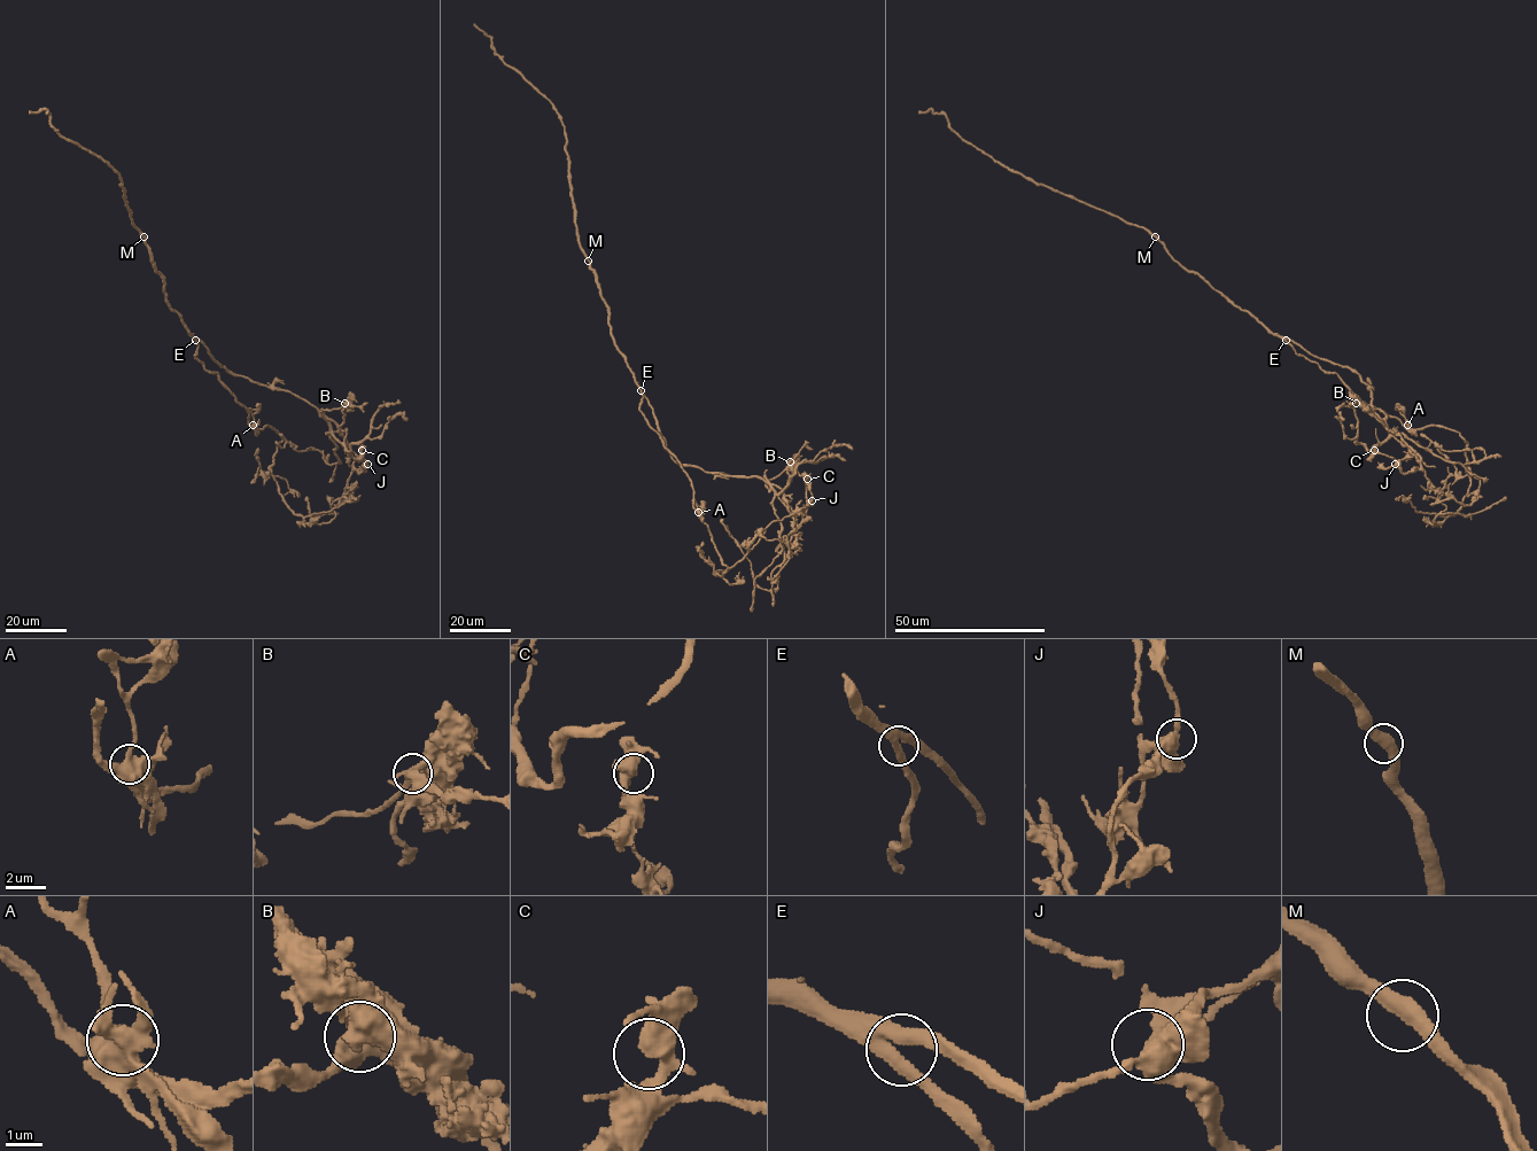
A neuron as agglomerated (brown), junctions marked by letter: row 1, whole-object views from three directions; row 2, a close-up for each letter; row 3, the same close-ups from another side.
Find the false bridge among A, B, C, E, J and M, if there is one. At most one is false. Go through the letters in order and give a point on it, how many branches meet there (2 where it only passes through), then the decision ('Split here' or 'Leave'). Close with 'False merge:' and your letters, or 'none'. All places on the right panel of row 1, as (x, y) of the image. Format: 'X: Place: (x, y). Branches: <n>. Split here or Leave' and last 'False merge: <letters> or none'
A: Place: (1407, 425). Branches: 3. Leave
B: Place: (1356, 403). Branches: 3. Split here
C: Place: (1374, 450). Branches: 3. Leave
E: Place: (1286, 340). Branches: 3. Leave
J: Place: (1395, 464). Branches: 3. Leave
M: Place: (1155, 236). Branches: 2. Leave
False merge: B

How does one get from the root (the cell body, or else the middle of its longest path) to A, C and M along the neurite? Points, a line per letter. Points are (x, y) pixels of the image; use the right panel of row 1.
A: (1278, 336), (1297, 355), (1314, 362), (1322, 370), (1335, 373), (1361, 401), (1407, 425)
C: (1278, 336), (1353, 368), (1371, 391), (1374, 412), (1421, 466), (1403, 473), (1392, 458), (1374, 450)
M: (1278, 336), (1270, 333), (1249, 312), (1233, 305), (1197, 274), (1186, 271), (1155, 236)

